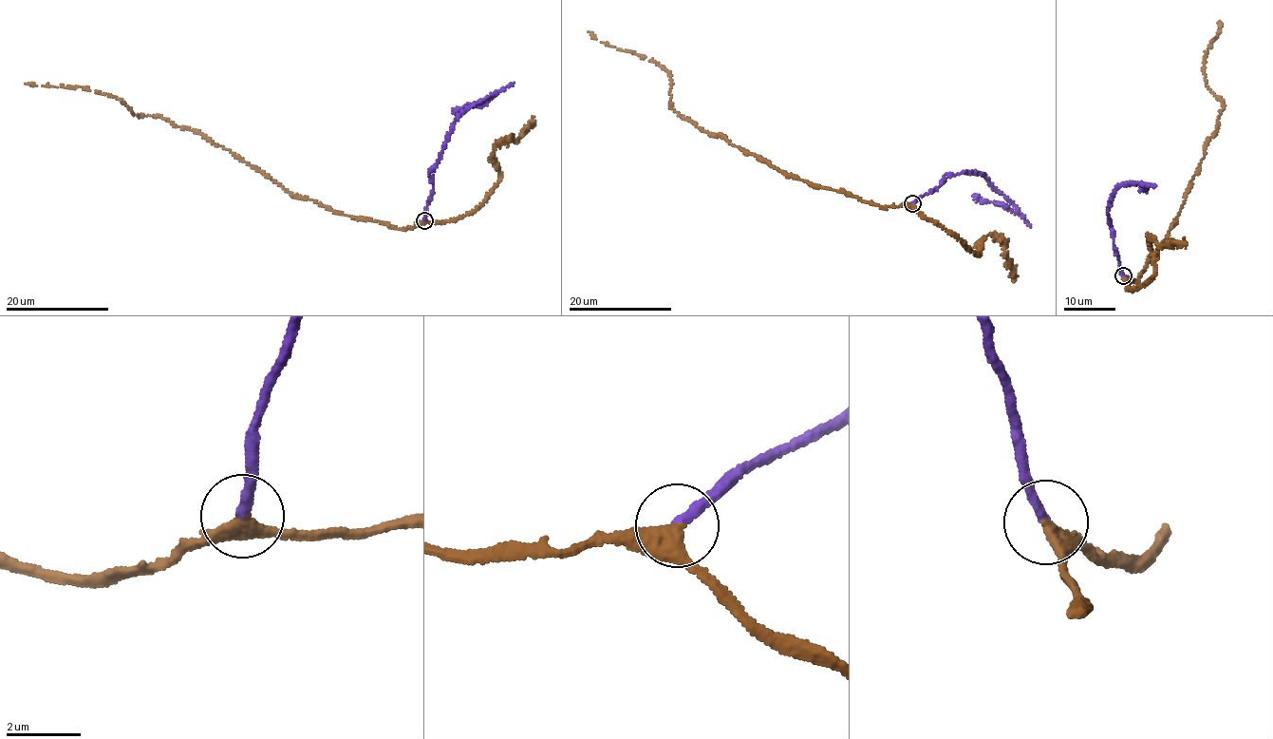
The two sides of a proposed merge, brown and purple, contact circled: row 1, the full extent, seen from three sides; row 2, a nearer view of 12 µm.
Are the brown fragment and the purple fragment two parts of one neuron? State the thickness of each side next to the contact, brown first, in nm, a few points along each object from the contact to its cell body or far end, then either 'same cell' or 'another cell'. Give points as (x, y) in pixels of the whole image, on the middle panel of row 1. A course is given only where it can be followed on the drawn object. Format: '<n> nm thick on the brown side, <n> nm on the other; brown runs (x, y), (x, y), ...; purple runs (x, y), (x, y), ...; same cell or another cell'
360 nm thick on the brown side, 240 nm on the other; brown runs (912, 203), (883, 207), (820, 188), (703, 132), (671, 108), (665, 69), (587, 31); purple runs (912, 203), (938, 186), (946, 174), (975, 171), (1017, 210), (972, 197); same cell

